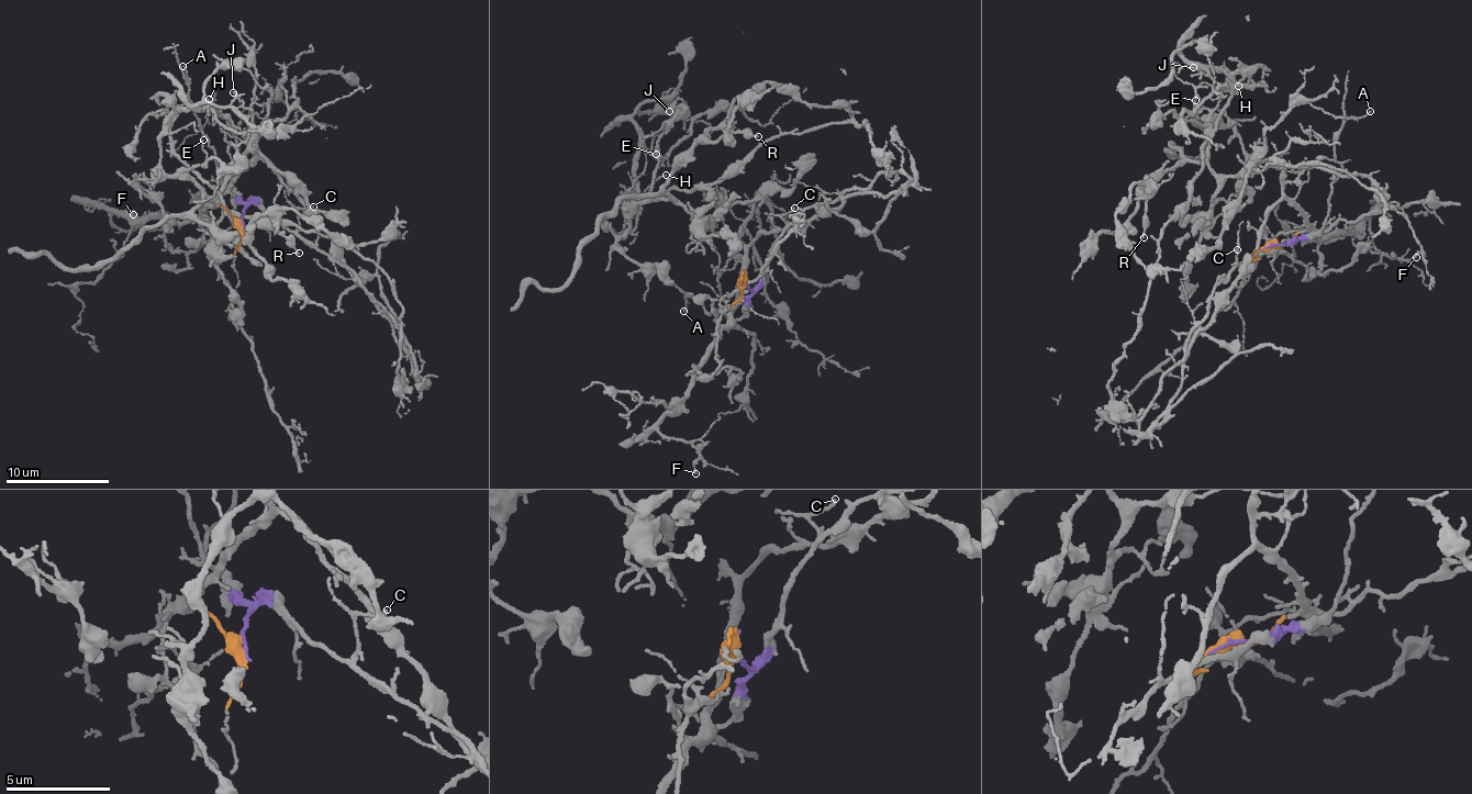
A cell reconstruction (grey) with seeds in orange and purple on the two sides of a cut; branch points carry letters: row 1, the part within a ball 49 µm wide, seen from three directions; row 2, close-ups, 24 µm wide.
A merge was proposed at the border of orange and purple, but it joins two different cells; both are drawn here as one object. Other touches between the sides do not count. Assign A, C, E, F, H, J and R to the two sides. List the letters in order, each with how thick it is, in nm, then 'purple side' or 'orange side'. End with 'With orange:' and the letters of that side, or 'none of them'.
A: calibre 120 nm; purple side
C: calibre 140 nm; purple side
E: calibre 90 nm; orange side
F: calibre 110 nm; orange side
H: calibre 120 nm; orange side
J: calibre 110 nm; orange side
R: calibre 130 nm; orange side
With orange: E, F, H, J, R

